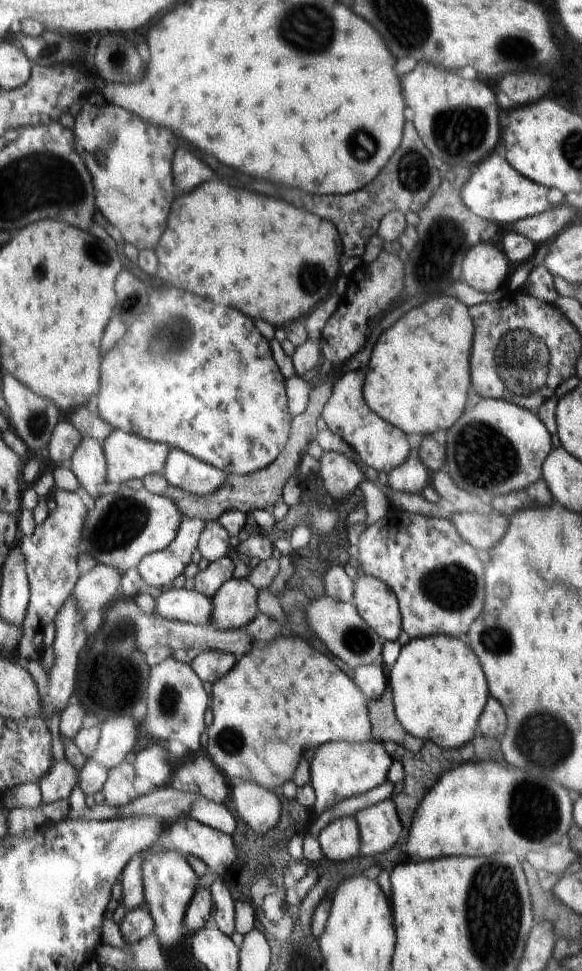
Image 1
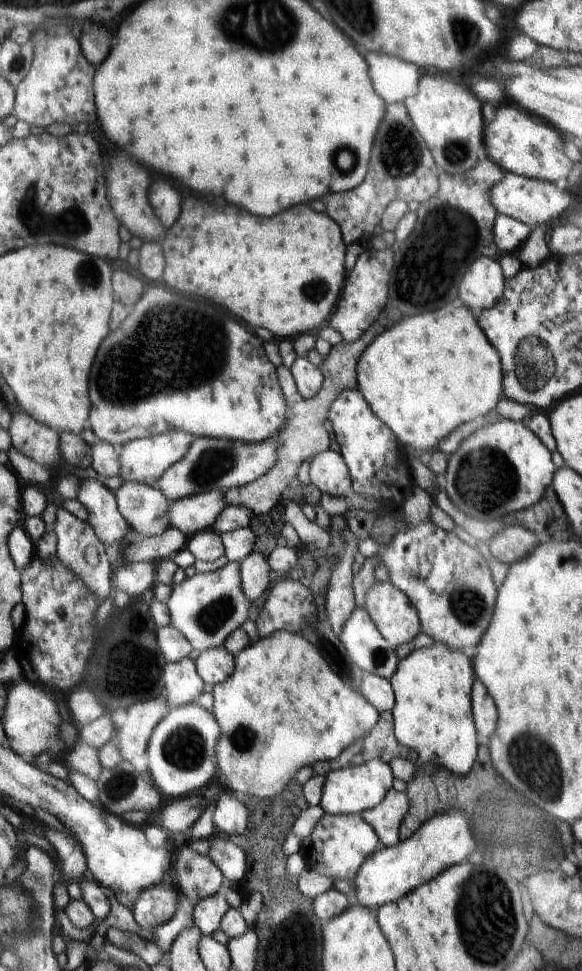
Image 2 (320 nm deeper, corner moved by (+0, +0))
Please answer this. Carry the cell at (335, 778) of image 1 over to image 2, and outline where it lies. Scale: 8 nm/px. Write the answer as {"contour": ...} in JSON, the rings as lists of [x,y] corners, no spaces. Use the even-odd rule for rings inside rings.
{"contour":[[[372,758],[362,766],[342,765],[324,776],[320,807],[325,813],[334,815],[361,815],[366,810],[381,805],[393,789],[393,772],[388,763]]]}

